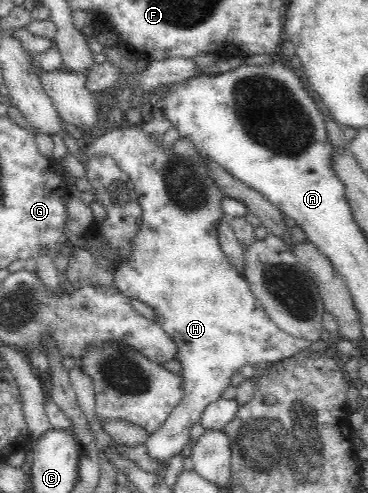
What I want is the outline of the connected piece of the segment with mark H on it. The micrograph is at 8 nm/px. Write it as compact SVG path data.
M123 125L114 129L105 128L102 135L83 141L78 159L85 168L90 159L100 155L112 157L118 167L128 175L142 208L142 230L134 240L134 254L118 268L114 287L130 300L137 299L150 306L156 314L155 321L178 348L177 360L181 364L180 375L183 380L182 400L172 409L160 428L149 433L144 442L148 459L152 463L167 461L171 455L180 453L188 444L190 429L199 422L204 408L222 396L234 372L246 364L272 364L292 358L298 352L308 350L311 343L280 330L270 320L263 304L253 295L248 282L229 264L228 258L223 254L218 237L218 224L226 217L222 209L222 200L226 196L217 187L209 172L205 150L196 148L189 138L183 136L166 148L162 146L162 138L157 134L148 134L137 125Z

